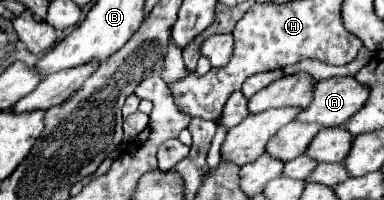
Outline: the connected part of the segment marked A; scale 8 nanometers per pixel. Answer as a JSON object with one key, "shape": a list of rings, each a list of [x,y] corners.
{"shape":[[[330,77],[330,79],[318,81],[312,91],[314,93],[312,93],[310,105],[296,115],[296,121],[300,121],[300,123],[318,123],[322,127],[344,125],[368,99],[368,89],[364,85],[360,85],[354,77]]]}

